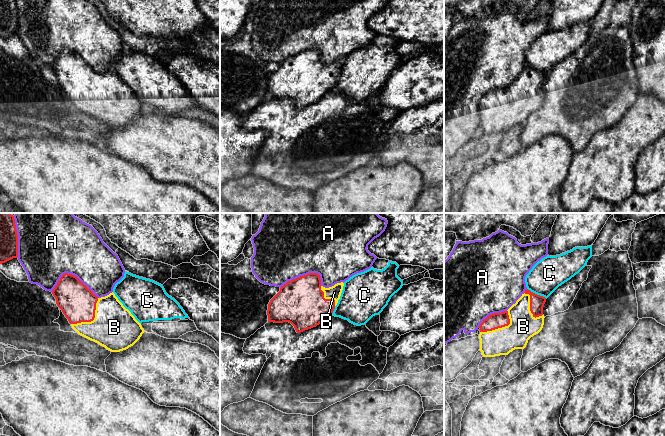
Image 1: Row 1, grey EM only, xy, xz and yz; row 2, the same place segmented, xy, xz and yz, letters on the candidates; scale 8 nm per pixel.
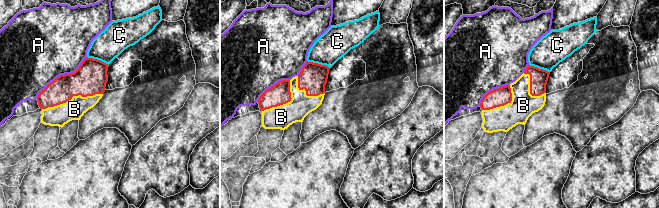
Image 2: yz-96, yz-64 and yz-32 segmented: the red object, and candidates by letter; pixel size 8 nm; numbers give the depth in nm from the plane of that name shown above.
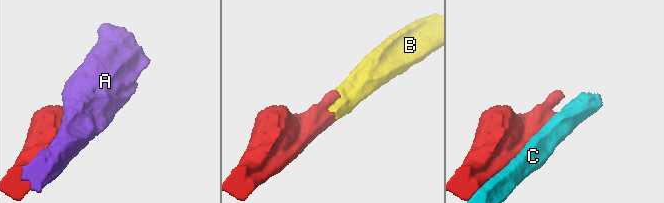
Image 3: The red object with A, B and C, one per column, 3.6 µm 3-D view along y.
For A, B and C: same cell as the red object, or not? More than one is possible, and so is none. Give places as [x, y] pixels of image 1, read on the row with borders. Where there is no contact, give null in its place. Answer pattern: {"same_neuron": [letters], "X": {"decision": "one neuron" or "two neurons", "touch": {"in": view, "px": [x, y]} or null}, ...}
{"same_neuron": ["B"], "A": {"decision": "two neurons", "touch": {"in": "xy", "px": [71, 274]}}, "B": {"decision": "one neuron", "touch": {"in": "xy", "px": [92, 320]}}, "C": {"decision": "two neurons", "touch": {"in": "yz", "px": [536, 294]}}}

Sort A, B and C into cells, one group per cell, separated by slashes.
A / B / C

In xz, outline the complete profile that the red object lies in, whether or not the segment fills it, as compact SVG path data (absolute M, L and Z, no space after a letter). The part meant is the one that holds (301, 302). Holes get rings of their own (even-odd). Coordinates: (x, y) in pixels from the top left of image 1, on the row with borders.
M309 273L288 281L268 304L268 322L289 322L297 333L316 327L333 313L340 299L343 286L344 283L341 282L325 288L321 285L320 275L317 273Z

